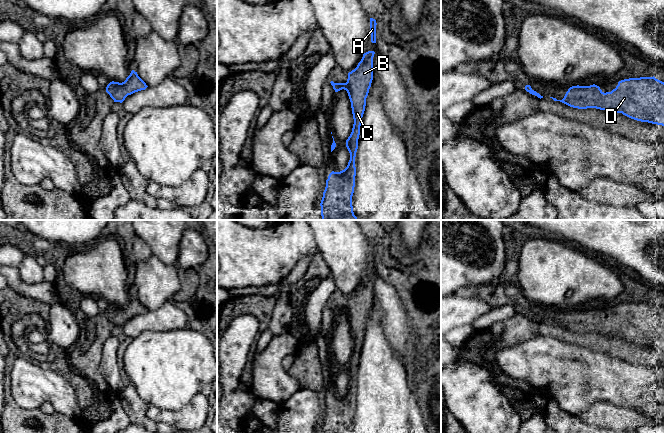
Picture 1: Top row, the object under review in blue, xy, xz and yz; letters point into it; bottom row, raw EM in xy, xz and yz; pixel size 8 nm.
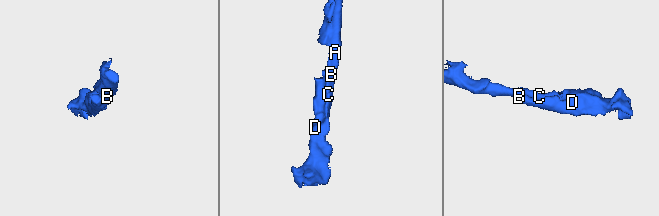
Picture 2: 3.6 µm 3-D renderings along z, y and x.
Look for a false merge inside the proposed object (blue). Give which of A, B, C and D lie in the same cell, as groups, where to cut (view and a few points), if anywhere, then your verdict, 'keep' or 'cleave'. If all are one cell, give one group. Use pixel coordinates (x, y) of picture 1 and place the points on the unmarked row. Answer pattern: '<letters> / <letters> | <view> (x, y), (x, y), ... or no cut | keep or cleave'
A B C D | no cut | keep

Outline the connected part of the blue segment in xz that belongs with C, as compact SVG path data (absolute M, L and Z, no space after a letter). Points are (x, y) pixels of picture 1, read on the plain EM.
M368 275L363 278L357 291L348 297L346 307L331 309L335 316L346 314L351 326L354 348L352 356L346 364L346 371L350 377L347 391L340 395L332 395L326 404L326 411L320 427L321 433L353 433L352 420L355 411L355 381L358 373L360 350L365 335L366 322L373 304L373 281L375 276Z

